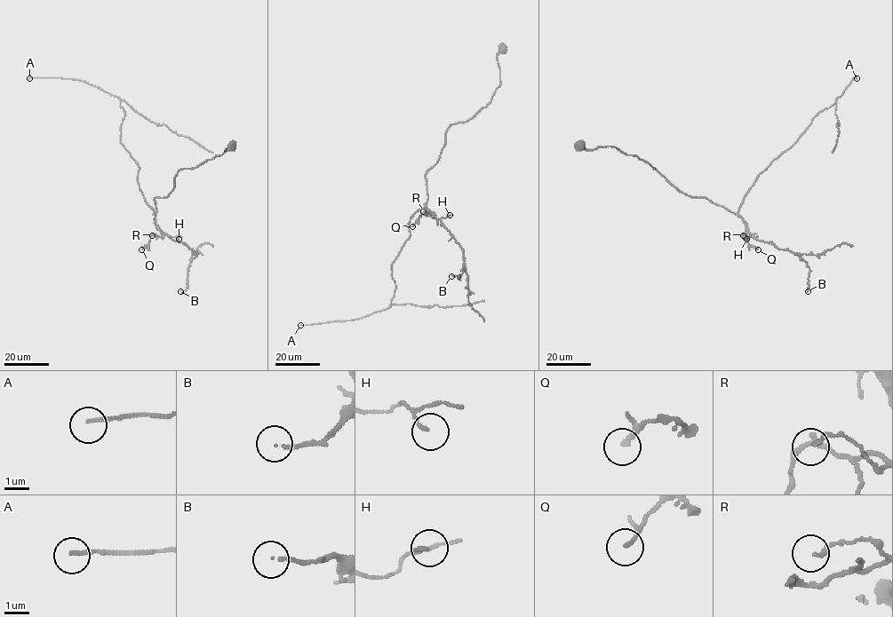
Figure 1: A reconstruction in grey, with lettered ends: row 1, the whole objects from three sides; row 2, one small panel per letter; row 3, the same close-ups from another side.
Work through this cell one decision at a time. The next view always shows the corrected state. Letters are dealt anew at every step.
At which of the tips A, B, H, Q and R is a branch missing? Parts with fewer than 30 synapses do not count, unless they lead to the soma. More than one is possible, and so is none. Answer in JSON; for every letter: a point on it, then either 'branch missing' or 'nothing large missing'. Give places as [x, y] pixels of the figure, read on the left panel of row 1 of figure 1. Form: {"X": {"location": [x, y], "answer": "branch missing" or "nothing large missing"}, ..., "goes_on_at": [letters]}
{"A": {"location": [29, 78], "answer": "branch missing"}, "B": {"location": [180, 291], "answer": "nothing large missing"}, "H": {"location": [179, 239], "answer": "nothing large missing"}, "Q": {"location": [141, 249], "answer": "nothing large missing"}, "R": {"location": [152, 235], "answer": "nothing large missing"}, "goes_on_at": ["A"]}

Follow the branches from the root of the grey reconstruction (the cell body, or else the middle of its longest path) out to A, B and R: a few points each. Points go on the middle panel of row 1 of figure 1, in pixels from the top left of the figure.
A: (501, 48), (490, 102), (449, 127), (426, 175), (426, 206), (391, 265), (392, 304), (300, 325)
B: (501, 48), (490, 102), (449, 127), (426, 175), (426, 213), (463, 250), (462, 273), (451, 276)
R: (501, 48), (500, 85), (485, 106), (447, 130), (438, 162), (426, 175), (426, 211), (433, 212), (423, 211)

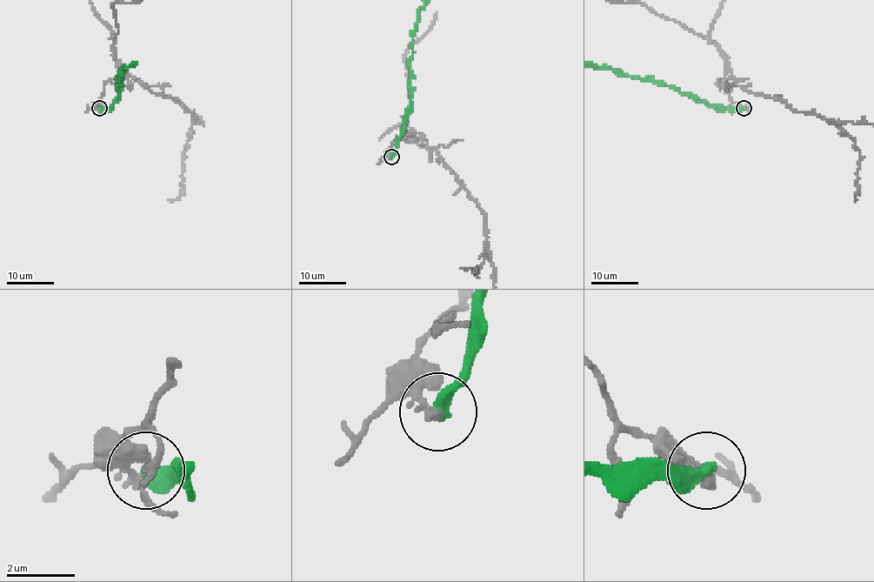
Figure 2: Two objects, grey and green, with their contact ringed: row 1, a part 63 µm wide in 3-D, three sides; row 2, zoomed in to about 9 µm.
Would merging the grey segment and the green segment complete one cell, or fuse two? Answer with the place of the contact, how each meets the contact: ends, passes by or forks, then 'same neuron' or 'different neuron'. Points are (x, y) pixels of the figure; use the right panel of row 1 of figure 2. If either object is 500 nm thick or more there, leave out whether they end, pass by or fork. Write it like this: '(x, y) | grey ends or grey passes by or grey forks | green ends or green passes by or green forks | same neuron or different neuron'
(743, 108) | grey ends | green ends | different neuron

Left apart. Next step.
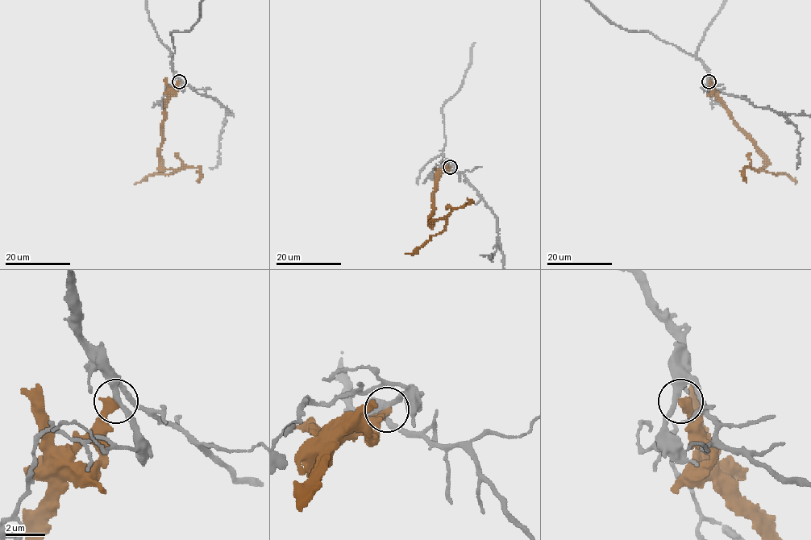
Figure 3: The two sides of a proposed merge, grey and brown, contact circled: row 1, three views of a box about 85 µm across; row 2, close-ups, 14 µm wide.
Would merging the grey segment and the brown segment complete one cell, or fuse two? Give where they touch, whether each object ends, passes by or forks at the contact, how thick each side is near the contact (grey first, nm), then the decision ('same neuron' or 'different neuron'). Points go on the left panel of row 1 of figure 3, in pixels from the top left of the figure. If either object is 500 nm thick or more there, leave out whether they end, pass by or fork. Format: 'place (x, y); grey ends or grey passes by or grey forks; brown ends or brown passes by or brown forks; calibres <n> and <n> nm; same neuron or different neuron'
place (179, 81); grey passes by; brown ends; calibres 300 and 440 nm; different neuron

